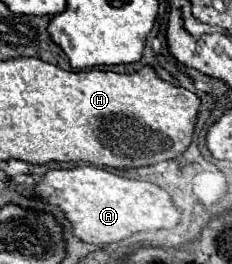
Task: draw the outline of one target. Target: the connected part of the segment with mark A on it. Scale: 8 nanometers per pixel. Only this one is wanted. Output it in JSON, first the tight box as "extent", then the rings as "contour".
{"extent":[33,165,179,245],"contour":[[[91,165],[49,169],[41,181],[35,183],[33,195],[41,197],[49,205],[57,205],[71,223],[73,235],[85,243],[95,245],[115,243],[137,231],[171,229],[179,221],[179,211],[173,207],[169,193],[161,187],[149,181],[125,179]]]}

